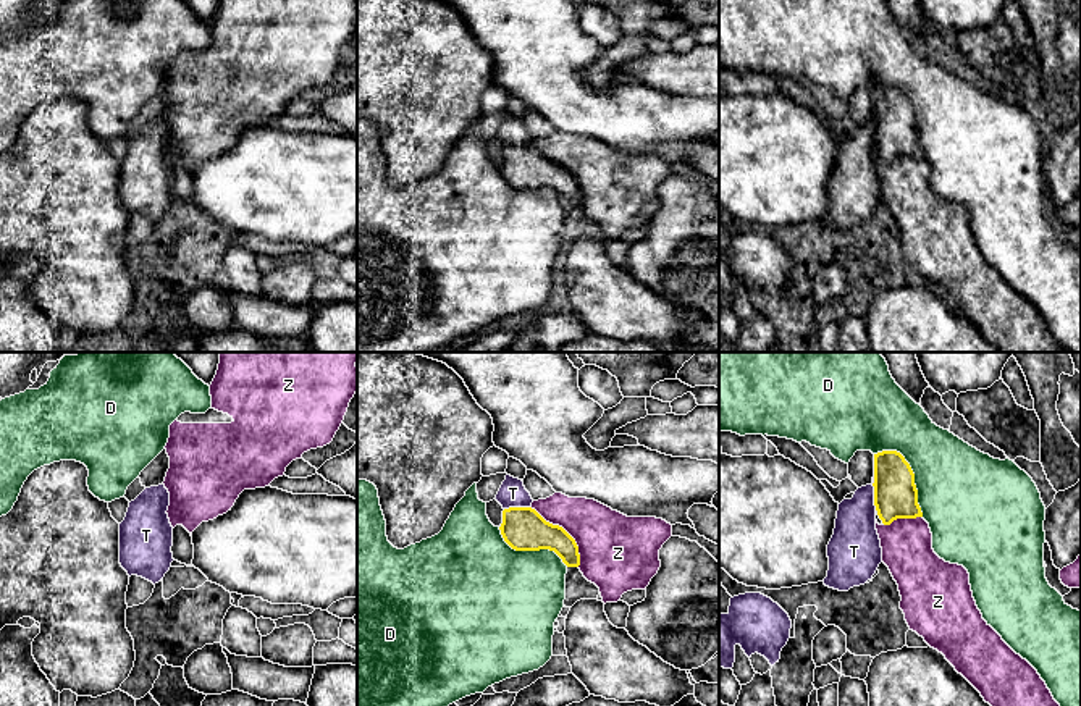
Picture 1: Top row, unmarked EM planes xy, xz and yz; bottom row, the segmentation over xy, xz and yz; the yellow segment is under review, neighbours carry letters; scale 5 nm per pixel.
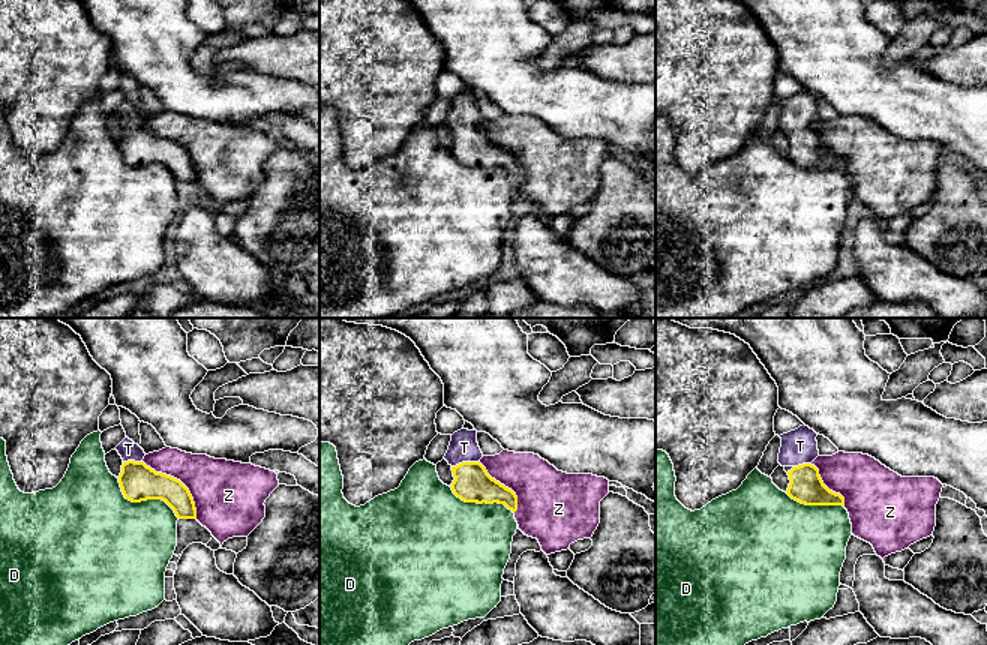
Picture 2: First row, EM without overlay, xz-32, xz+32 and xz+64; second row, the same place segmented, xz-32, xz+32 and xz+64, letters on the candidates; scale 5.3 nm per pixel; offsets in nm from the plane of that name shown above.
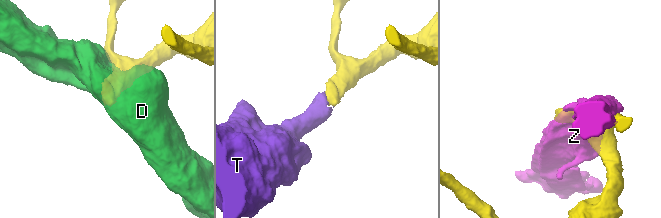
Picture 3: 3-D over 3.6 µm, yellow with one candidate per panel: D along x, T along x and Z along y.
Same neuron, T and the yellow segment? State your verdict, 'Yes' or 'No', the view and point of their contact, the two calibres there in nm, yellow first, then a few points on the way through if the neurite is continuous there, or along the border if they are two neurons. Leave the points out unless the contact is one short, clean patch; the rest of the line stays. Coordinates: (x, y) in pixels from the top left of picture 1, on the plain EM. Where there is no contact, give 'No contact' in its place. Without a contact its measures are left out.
Yes. Touches yellow at yz (874, 134). Thickness 220 nm (yellow) against 240 nm

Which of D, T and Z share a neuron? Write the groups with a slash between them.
D / T / Z

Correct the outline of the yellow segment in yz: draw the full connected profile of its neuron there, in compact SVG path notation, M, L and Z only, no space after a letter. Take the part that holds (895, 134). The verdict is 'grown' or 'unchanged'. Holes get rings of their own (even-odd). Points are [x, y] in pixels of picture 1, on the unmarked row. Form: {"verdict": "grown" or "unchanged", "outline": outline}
{"verdict": "unchanged", "outline": "M897 89L874 92L874 144L884 163L897 157L923 155L915 111Z"}

